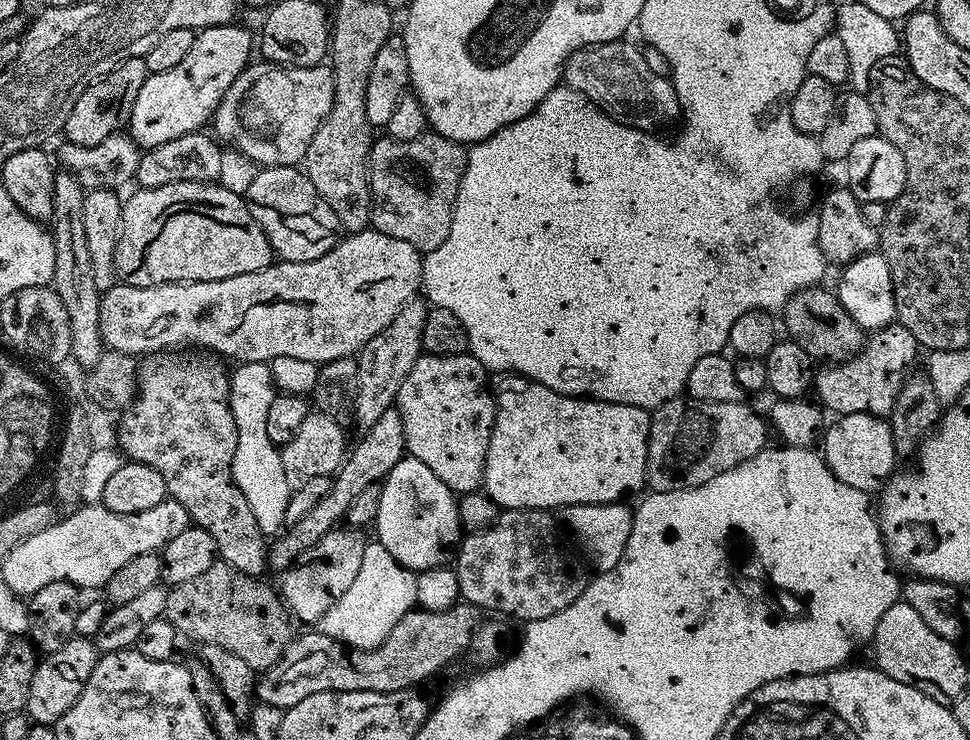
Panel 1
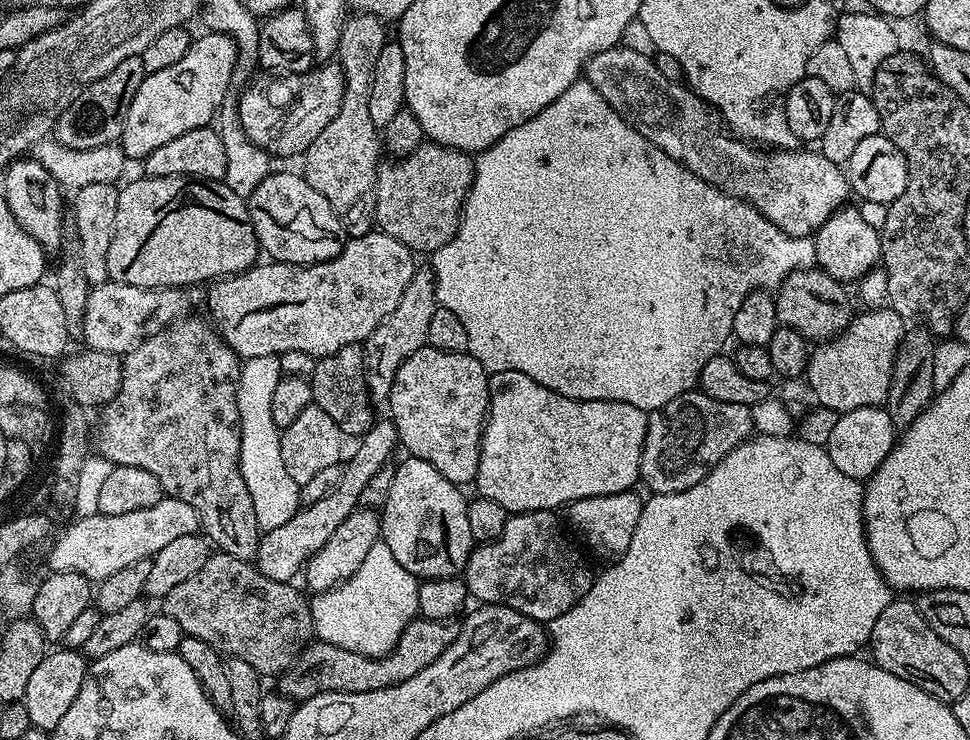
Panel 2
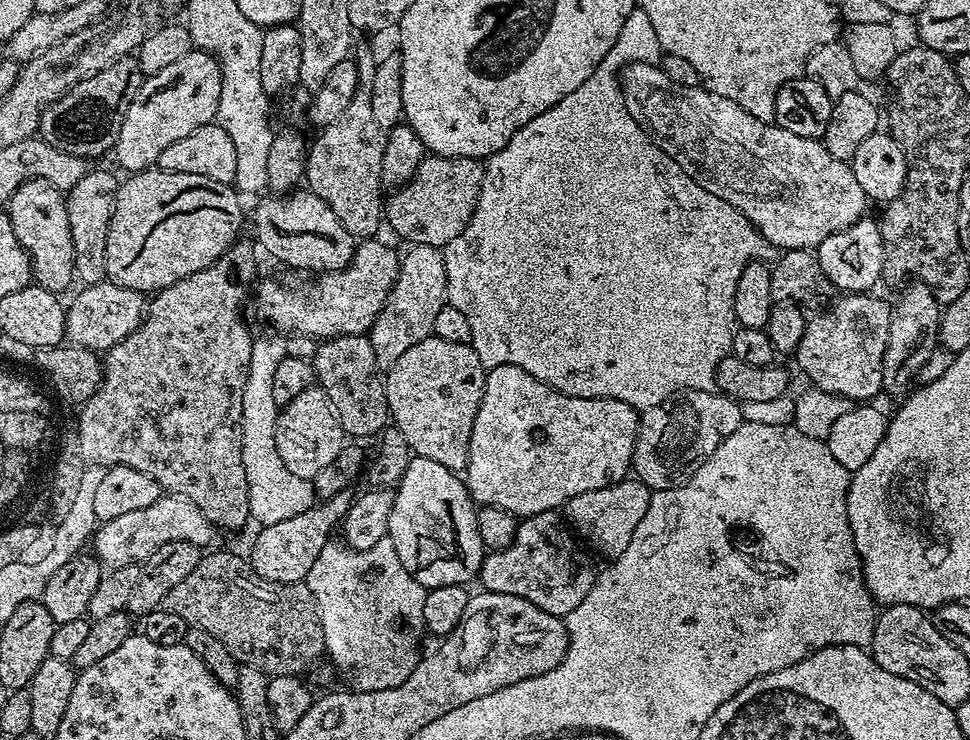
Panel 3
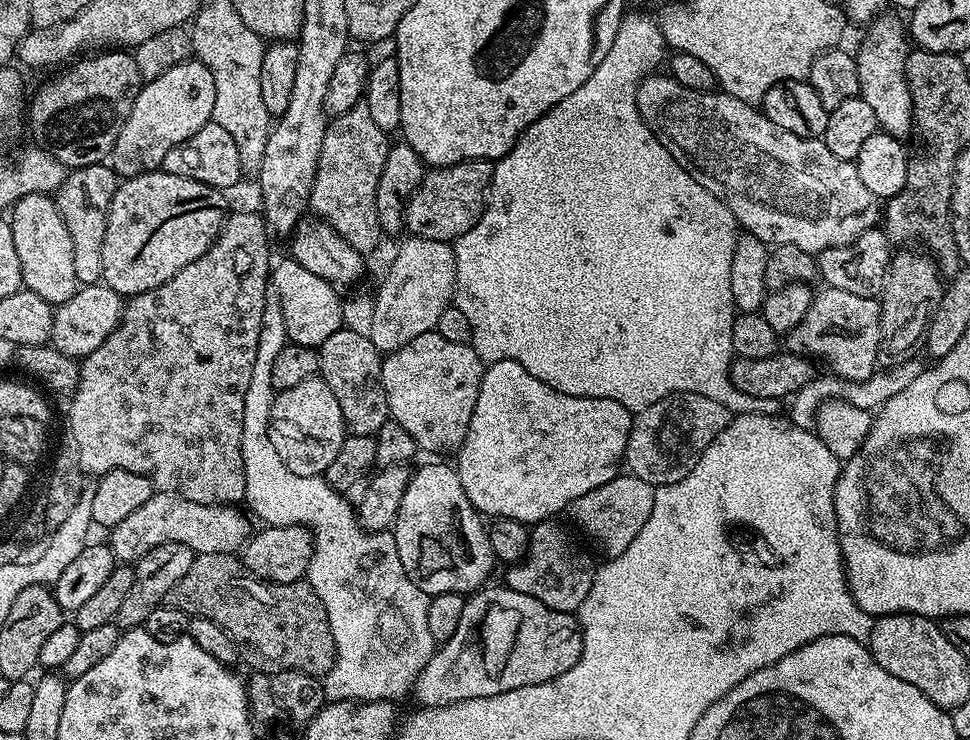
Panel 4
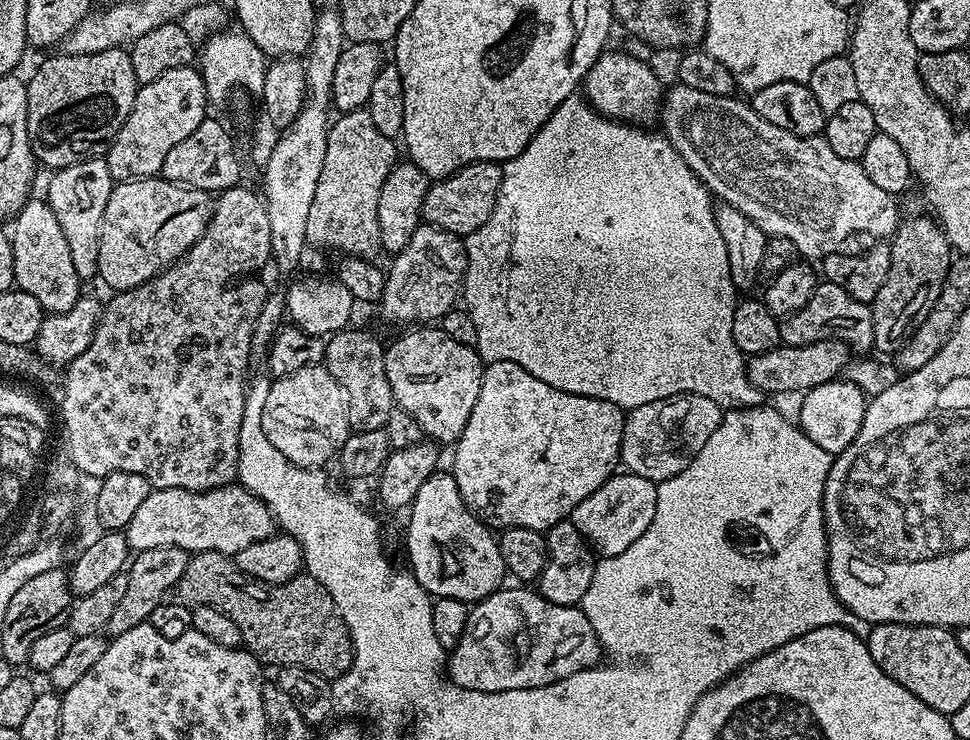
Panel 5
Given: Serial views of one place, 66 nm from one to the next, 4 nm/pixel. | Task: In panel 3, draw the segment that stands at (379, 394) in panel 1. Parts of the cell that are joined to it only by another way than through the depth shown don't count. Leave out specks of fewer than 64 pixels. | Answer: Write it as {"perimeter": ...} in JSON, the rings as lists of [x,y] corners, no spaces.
{"perimeter":[[[413,244],[407,249],[408,253],[403,253],[402,261],[400,264],[400,273],[394,282],[394,286],[390,290],[390,294],[386,298],[386,302],[382,306],[382,310],[378,314],[378,318],[374,318],[370,331],[367,333],[369,342],[374,346],[374,354],[376,355],[376,363],[381,369],[388,369],[394,362],[398,362],[399,356],[406,354],[406,350],[410,350],[410,346],[414,346],[414,342],[422,342],[427,336],[432,335],[434,330],[434,318],[438,318],[438,310],[442,310],[448,298],[448,283],[446,282],[446,266],[444,265],[444,254],[441,249],[431,248],[425,244]]]}

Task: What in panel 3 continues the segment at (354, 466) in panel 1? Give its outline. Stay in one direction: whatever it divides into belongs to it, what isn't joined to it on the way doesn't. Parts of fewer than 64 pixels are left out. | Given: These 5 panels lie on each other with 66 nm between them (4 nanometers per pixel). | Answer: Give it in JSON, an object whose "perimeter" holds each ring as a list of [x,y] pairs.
{"perimeter":[[[351,491],[334,494],[321,499],[302,514],[294,514],[294,518],[286,518],[282,522],[265,524],[260,533],[252,540],[252,556],[250,563],[253,570],[262,578],[279,584],[298,584],[307,581],[310,566],[318,562],[318,554],[333,539],[332,531],[350,510],[354,499]]]}

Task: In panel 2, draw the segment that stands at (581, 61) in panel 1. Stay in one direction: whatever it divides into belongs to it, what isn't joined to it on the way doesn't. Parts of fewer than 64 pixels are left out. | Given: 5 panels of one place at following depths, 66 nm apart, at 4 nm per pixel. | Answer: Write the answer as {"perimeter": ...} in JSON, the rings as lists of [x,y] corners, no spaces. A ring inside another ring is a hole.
{"perimeter":[[[617,46],[610,50],[602,50],[602,54],[594,54],[588,59],[586,65],[588,83],[594,86],[594,90],[598,90],[598,94],[602,94],[604,101],[627,124],[634,130],[638,130],[638,134],[654,142],[654,146],[670,154],[670,158],[674,158],[679,164],[689,168],[695,176],[702,178],[707,184],[721,188],[723,192],[731,192],[733,196],[739,196],[741,200],[748,201],[787,236],[811,237],[837,210],[849,203],[848,178],[841,165],[830,162],[830,158],[823,156],[819,150],[812,150],[812,152],[772,150],[769,151],[769,156],[764,153],[767,152],[764,150],[747,152],[743,148],[745,145],[735,135],[725,131],[717,113],[691,88],[670,78],[662,78],[655,59],[651,55],[643,56],[636,48],[624,47]],[[736,172],[741,176],[741,180],[736,180]]]}

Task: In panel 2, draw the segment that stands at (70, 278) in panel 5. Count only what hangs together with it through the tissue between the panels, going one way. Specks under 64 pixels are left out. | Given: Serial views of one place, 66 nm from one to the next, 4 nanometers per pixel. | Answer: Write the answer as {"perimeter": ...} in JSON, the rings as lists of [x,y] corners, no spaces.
{"perimeter":[[[35,158],[13,160],[3,175],[2,198],[10,206],[10,212],[14,214],[22,230],[26,230],[26,234],[30,234],[30,238],[34,238],[34,242],[38,242],[38,246],[42,246],[45,253],[59,253],[66,227],[66,196],[58,181]]]}

